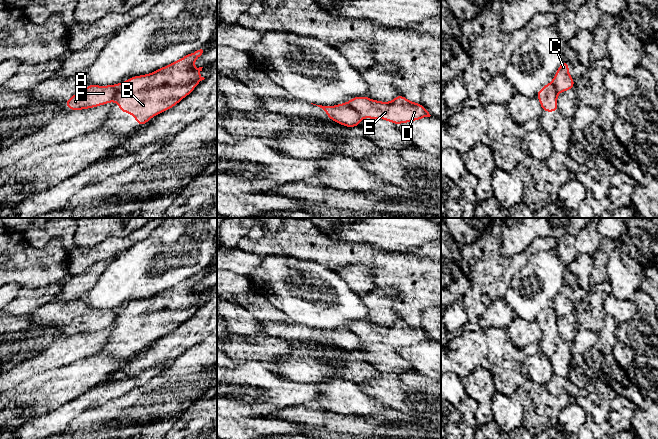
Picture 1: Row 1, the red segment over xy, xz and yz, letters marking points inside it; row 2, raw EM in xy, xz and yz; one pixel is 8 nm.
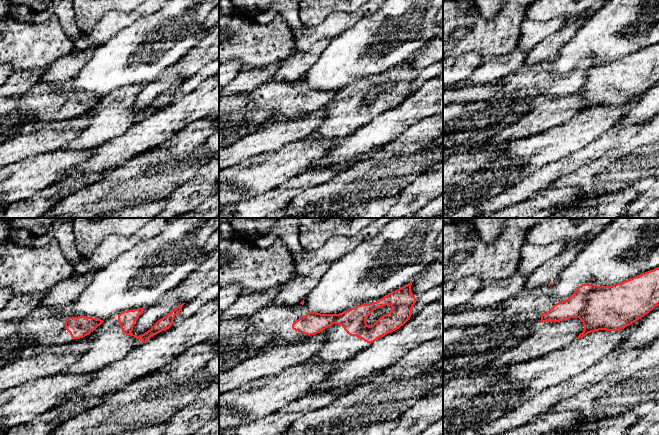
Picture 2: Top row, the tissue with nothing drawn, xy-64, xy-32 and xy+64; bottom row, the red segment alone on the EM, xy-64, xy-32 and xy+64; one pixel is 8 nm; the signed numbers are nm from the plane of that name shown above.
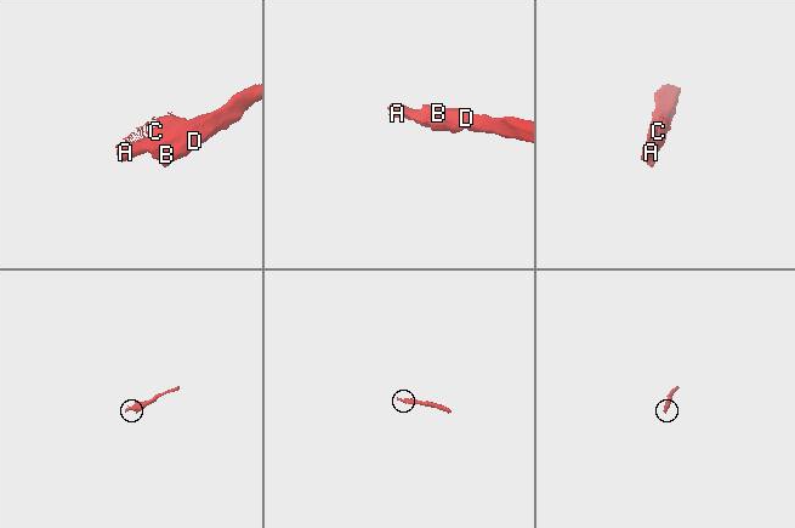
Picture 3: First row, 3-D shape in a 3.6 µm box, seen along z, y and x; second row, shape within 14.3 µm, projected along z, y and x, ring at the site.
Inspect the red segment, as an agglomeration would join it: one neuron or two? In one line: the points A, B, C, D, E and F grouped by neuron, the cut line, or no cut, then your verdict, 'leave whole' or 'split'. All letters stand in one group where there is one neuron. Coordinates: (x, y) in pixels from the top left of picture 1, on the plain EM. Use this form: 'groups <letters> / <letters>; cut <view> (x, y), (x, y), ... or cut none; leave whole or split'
groups A C F / B D E; cut xy (129, 303), (111, 324); split

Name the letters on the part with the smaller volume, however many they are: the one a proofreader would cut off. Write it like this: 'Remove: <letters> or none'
Remove: A, C, F

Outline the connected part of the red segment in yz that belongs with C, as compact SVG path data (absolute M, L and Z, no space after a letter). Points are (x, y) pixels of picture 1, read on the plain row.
M566 284L560 288L551 307L554 309L558 317L574 312L574 301L569 299L569 287Z

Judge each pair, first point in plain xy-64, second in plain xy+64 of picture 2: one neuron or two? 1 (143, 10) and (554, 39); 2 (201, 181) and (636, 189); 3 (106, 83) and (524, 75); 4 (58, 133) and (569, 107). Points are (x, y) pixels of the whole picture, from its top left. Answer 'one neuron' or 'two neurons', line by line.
1: two neurons
2: two neurons
3: two neurons
4: one neuron

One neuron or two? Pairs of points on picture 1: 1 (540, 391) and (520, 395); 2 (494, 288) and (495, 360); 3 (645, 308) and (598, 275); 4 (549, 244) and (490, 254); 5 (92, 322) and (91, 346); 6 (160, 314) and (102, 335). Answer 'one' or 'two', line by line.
1: one
2: one
3: two
4: one
5: two
6: two

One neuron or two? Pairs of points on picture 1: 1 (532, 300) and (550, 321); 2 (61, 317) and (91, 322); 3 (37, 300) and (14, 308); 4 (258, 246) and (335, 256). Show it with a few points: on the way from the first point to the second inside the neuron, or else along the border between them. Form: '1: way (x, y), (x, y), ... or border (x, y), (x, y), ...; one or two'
1: border (550, 306), (545, 308), (535, 319); two
2: way (68, 317), (73, 316), (84, 319); one
3: way (31, 300), (20, 306); one
4: way (277, 246), (309, 246), (316, 248); one

